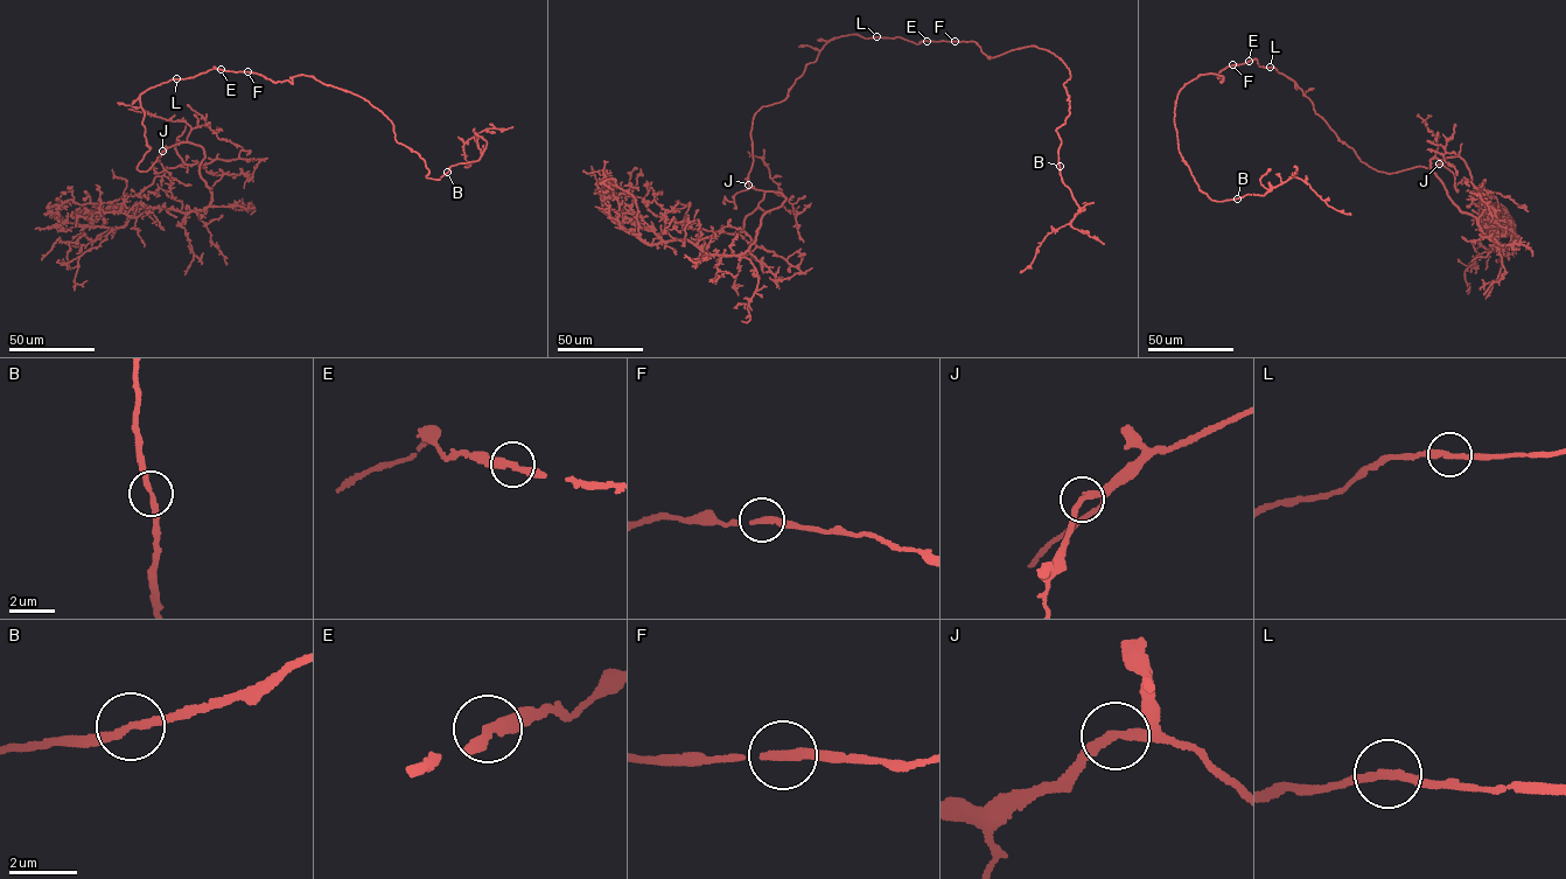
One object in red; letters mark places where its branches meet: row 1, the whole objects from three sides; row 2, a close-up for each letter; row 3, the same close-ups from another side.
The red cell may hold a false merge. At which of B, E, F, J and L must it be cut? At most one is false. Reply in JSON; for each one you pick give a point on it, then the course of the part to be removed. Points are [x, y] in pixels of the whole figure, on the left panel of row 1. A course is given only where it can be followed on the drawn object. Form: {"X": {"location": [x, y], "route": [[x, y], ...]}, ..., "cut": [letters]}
{"cut": []}

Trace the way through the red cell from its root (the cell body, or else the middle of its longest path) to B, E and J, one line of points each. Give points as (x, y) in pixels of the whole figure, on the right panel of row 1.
B: (1280, 72), (1255, 58), (1178, 95), (1179, 150), (1199, 189), (1237, 199)
E: (1280, 72), (1273, 67), (1259, 67), (1256, 58), (1249, 61)
J: (1280, 72), (1294, 82), (1340, 140), (1371, 168), (1390, 174), (1439, 164)

